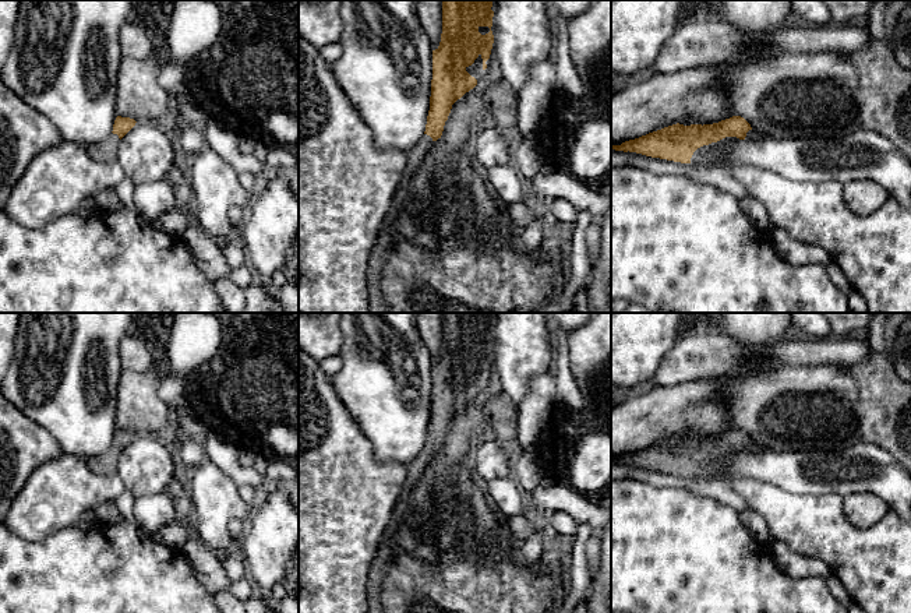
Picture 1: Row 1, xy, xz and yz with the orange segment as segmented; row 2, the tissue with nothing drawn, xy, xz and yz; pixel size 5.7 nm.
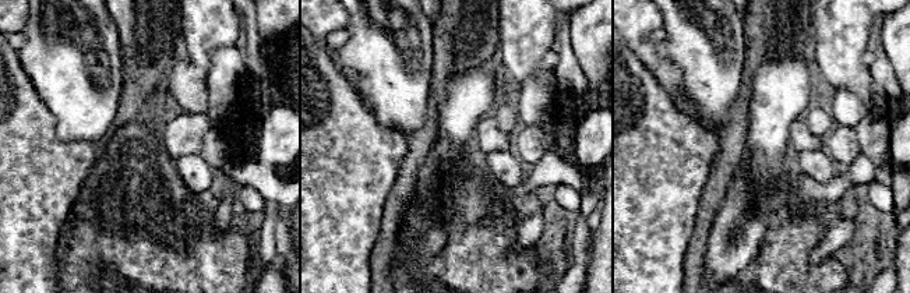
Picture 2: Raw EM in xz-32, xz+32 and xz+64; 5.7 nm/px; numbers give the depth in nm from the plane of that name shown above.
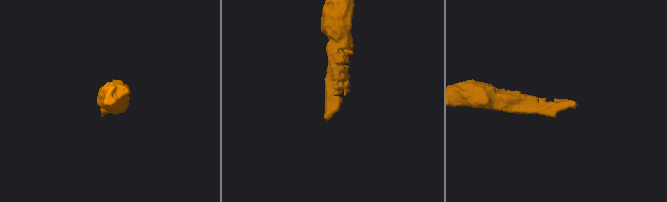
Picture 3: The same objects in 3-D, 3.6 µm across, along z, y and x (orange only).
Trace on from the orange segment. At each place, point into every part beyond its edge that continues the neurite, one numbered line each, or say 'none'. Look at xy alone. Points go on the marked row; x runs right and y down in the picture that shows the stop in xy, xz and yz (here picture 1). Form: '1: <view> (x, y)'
1: xy (106, 151)

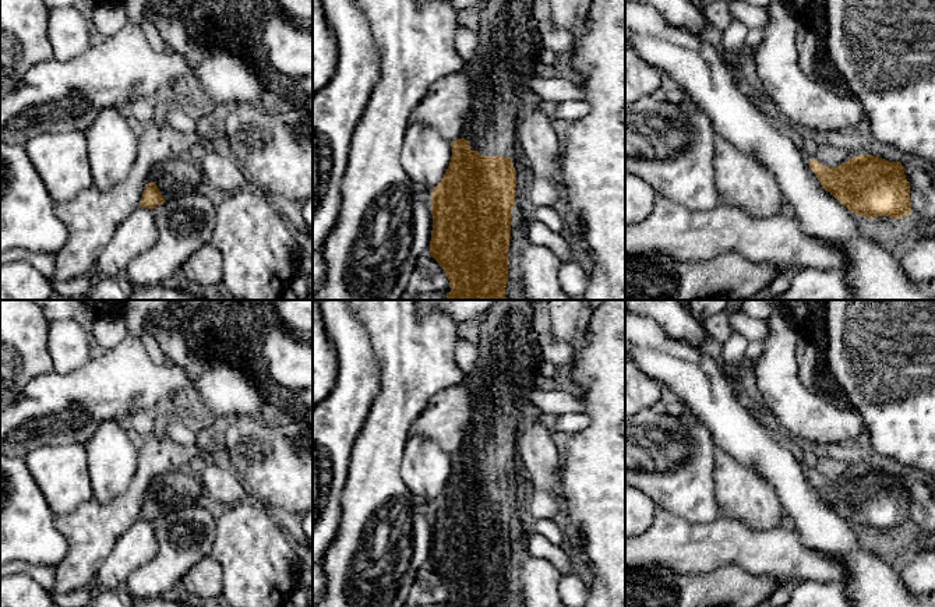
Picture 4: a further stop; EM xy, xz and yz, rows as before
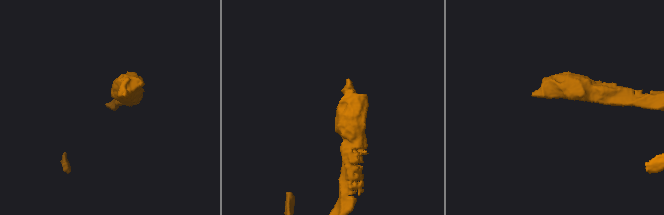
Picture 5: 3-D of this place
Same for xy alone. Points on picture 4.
none

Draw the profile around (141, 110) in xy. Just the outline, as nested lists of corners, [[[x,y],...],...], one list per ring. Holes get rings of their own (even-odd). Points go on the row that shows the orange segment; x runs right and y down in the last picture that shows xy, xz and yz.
[[[138,98],[127,107],[127,114],[137,127],[151,123],[154,119],[156,99]]]

